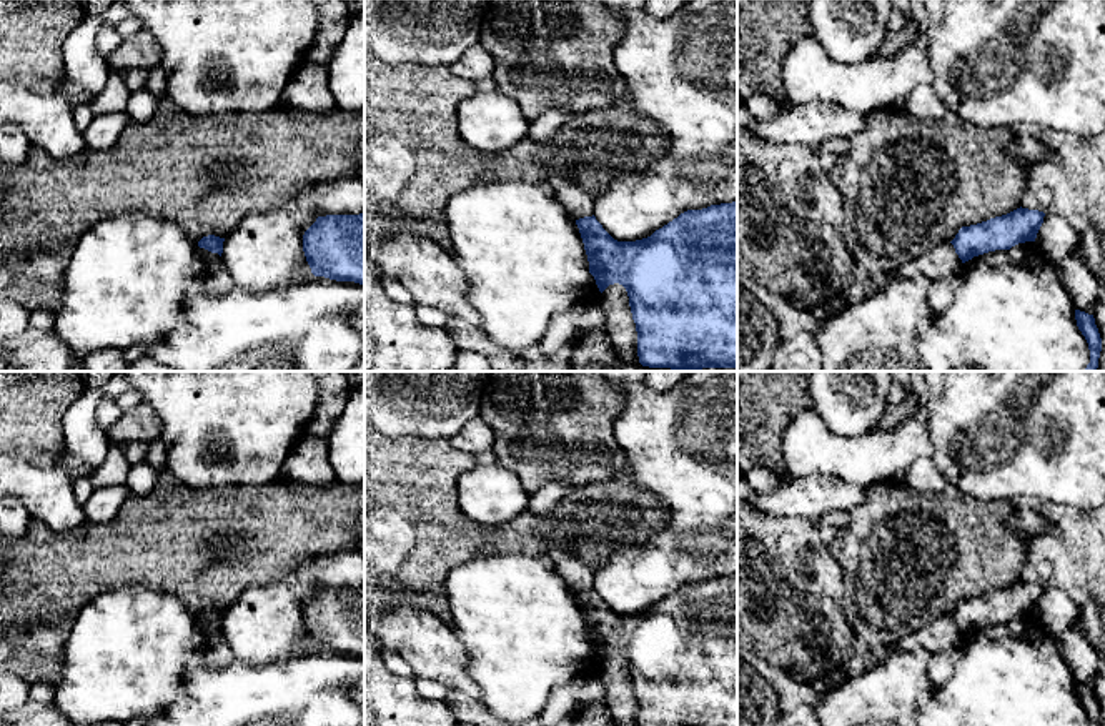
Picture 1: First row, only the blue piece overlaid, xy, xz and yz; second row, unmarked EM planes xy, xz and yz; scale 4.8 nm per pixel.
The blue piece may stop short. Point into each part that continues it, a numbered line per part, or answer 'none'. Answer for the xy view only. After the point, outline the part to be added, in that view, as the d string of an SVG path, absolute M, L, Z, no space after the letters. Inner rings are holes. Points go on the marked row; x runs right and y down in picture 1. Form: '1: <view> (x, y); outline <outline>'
none

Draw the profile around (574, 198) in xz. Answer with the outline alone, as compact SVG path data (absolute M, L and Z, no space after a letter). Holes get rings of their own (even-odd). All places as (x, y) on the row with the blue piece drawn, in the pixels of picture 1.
M551 170L548 185L552 188L552 196L562 203L567 213L574 218L584 218L594 215L594 201L574 178L567 173Z

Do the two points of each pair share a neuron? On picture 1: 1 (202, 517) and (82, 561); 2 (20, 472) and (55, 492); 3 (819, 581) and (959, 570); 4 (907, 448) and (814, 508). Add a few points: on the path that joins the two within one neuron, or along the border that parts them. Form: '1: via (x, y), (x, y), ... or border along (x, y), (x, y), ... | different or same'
1: via (172, 540), (155, 540), (112, 555) | same
2: via (29, 480), (37, 488), (47, 492) | same
3: border along (827, 543), (841, 566), (844, 615), (847, 618) | different
4: border along (812, 475), (832, 475), (849, 483), (867, 487) | different

